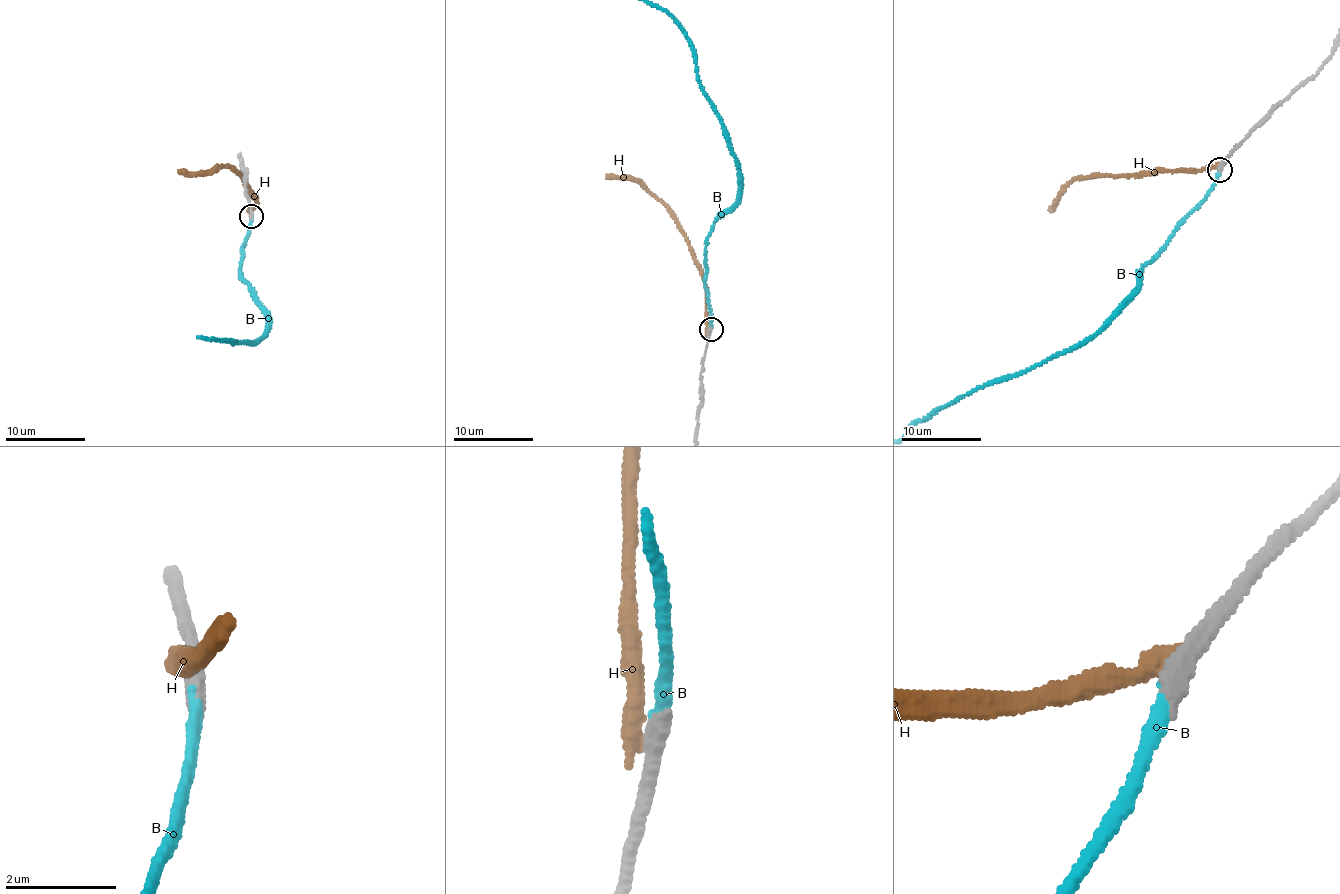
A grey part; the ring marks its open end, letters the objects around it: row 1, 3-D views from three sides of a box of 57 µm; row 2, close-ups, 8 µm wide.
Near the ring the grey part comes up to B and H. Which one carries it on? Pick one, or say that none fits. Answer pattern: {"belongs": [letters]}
{"belongs": ["B"]}

